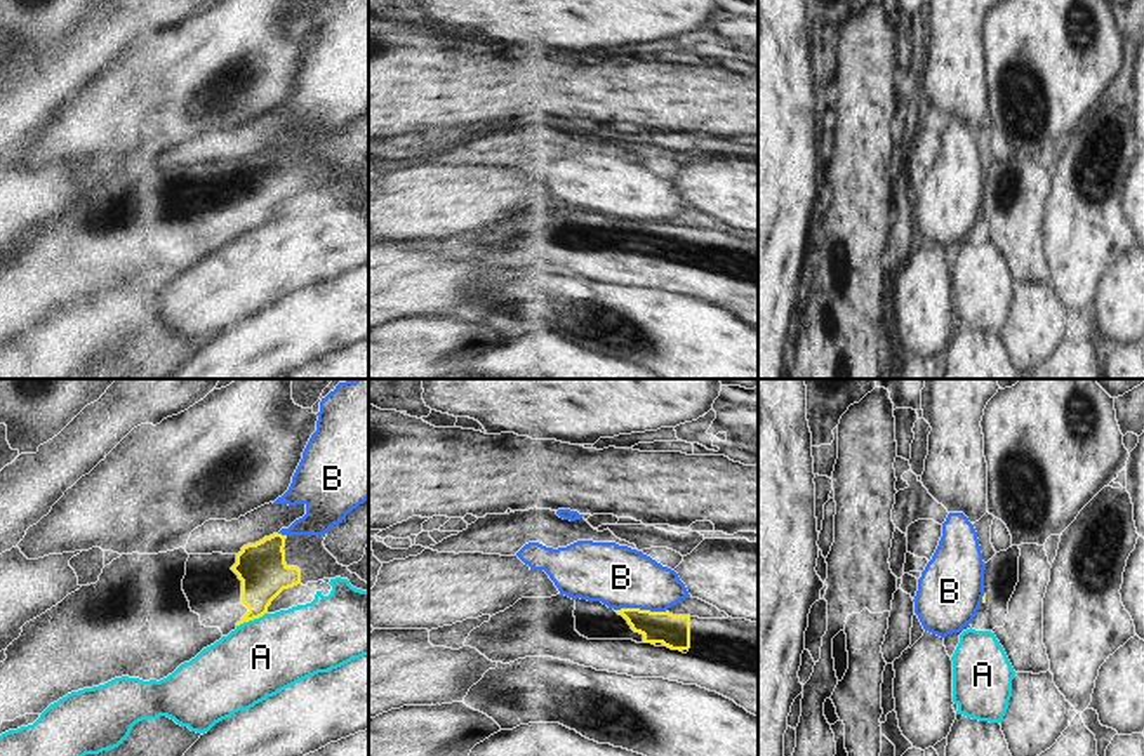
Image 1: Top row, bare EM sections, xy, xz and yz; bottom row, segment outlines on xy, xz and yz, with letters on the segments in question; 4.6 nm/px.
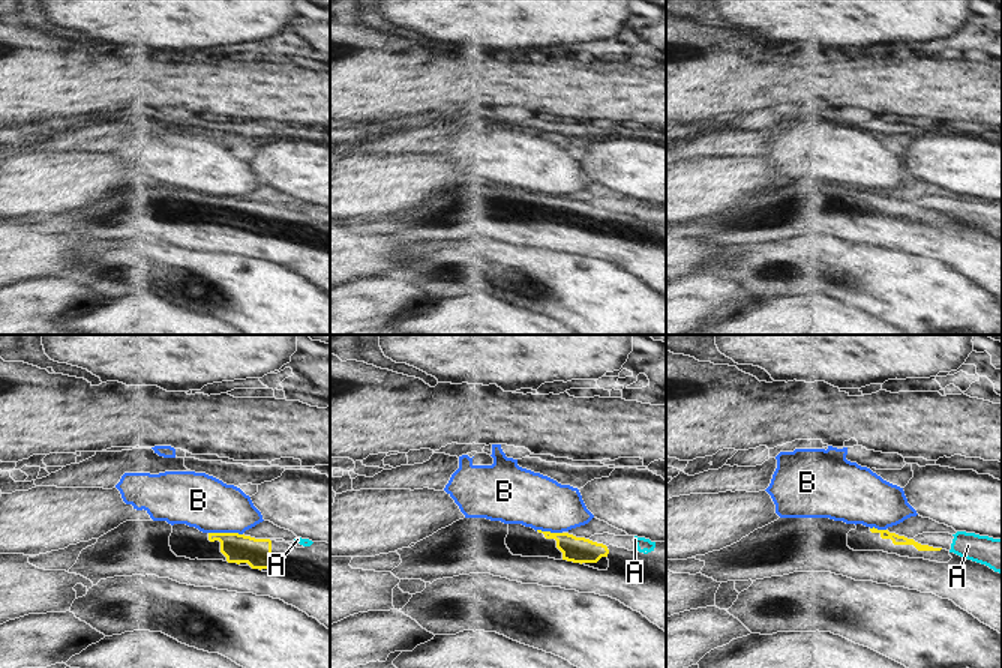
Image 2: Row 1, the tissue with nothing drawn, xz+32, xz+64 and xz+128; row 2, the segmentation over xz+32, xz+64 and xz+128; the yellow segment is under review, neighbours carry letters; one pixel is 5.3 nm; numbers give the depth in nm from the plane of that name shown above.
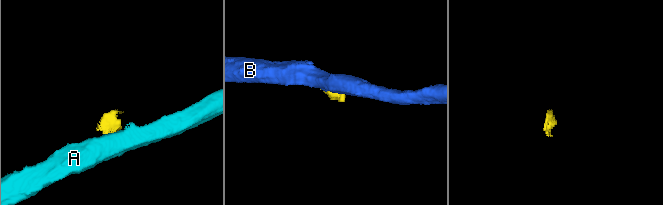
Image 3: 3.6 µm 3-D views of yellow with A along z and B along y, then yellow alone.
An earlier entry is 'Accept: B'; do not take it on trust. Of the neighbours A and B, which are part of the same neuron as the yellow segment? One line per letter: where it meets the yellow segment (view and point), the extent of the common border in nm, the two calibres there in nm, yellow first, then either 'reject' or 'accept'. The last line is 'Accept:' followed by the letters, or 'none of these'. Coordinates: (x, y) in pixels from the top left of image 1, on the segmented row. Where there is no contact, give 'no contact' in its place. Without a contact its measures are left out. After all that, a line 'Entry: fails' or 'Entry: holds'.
A: xy (251, 619) | 160 nm | 220/360 nm | reject
B: xz (638, 609) | 240 nm | 160/280 nm | reject
Accept: none of these
Entry: fails

